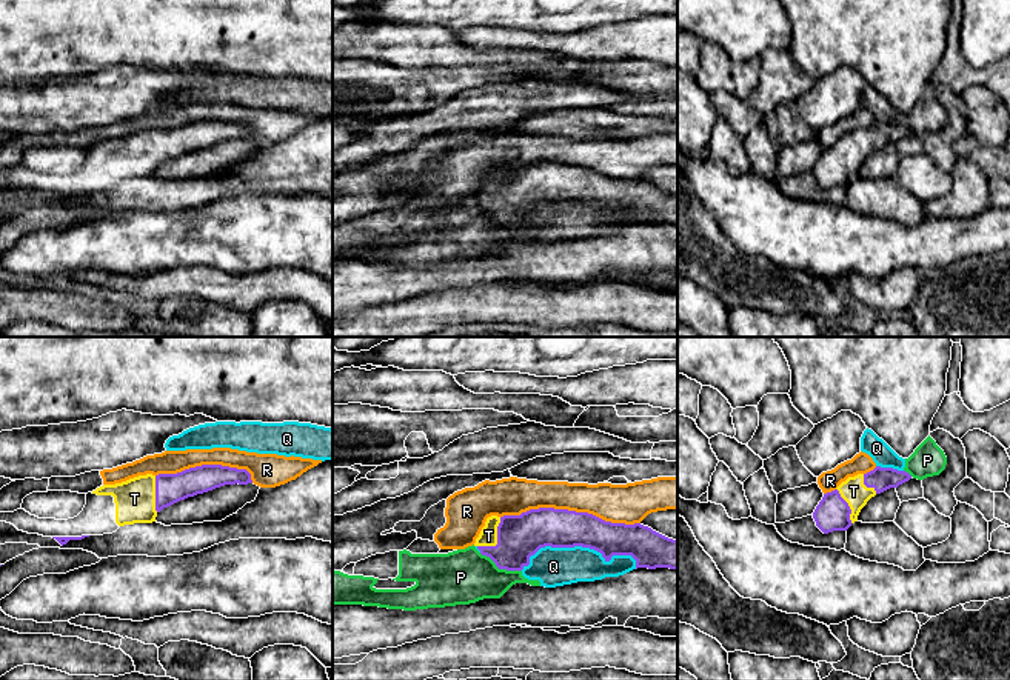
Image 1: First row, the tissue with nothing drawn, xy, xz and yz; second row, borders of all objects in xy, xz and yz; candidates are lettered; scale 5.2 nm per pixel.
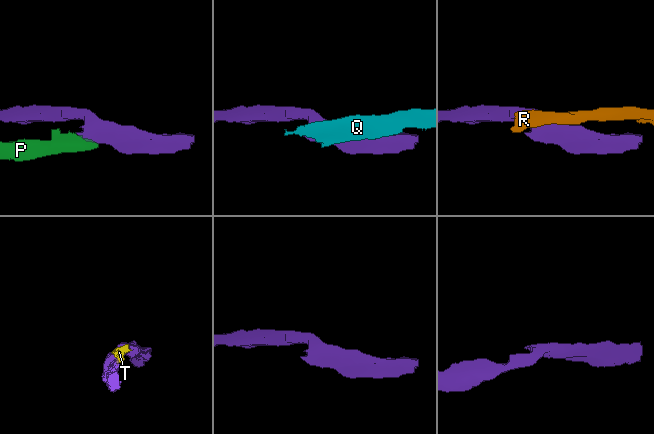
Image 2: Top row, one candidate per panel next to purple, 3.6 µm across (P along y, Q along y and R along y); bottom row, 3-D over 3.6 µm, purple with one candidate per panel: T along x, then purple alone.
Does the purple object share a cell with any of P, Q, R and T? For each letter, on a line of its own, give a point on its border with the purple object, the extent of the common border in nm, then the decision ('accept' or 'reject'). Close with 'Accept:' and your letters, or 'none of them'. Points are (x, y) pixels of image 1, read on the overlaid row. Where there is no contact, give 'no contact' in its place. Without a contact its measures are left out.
P: xz (501, 568) | 240 nm | reject
Q: xz (576, 545) | 600 nm | reject
R: xz (570, 511) | 750 nm | reject
T: xz (498, 540) | 200 nm | accept
Accept: T

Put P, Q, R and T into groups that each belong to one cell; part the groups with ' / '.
P Q / R / T

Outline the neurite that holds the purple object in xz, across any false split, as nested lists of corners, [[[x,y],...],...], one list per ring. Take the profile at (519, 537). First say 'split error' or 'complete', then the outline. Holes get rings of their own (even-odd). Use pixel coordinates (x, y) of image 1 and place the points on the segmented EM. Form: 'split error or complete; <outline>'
split error; [[[539,508],[520,515],[487,518],[474,546],[499,569],[522,571],[540,548],[590,548],[605,562],[631,555],[637,568],[677,569],[677,540],[640,523],[605,522],[588,512]]]

